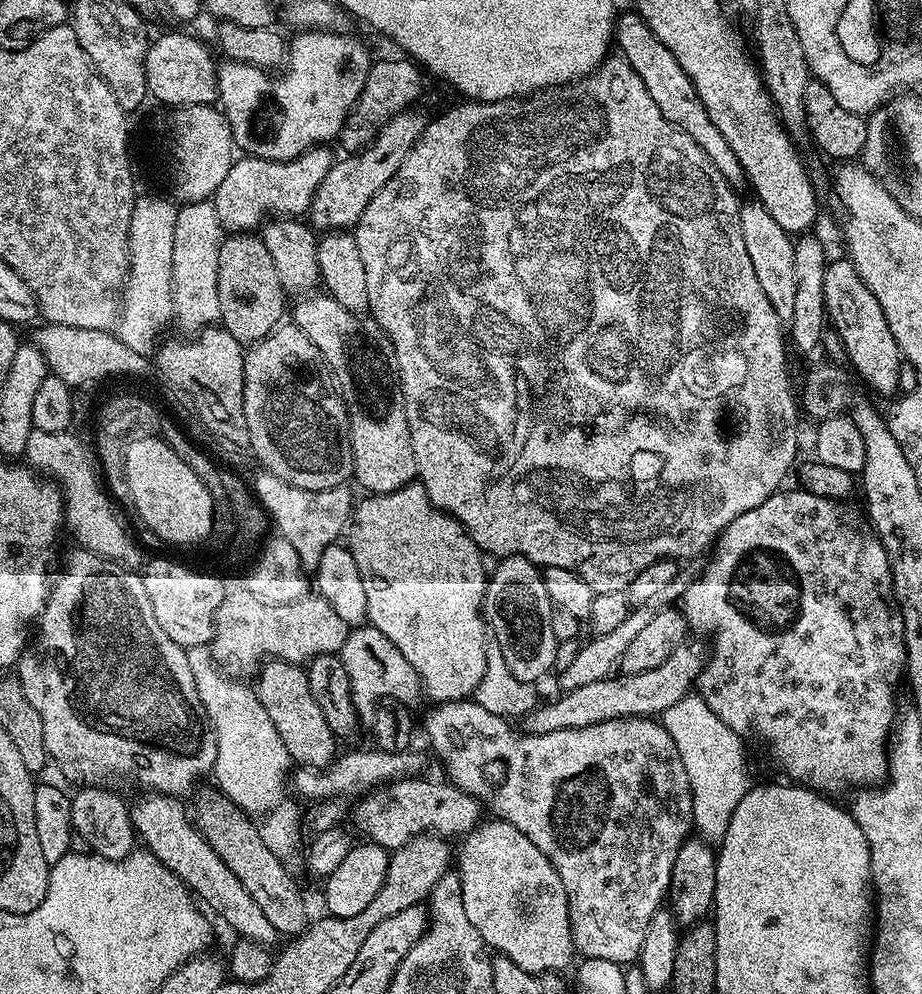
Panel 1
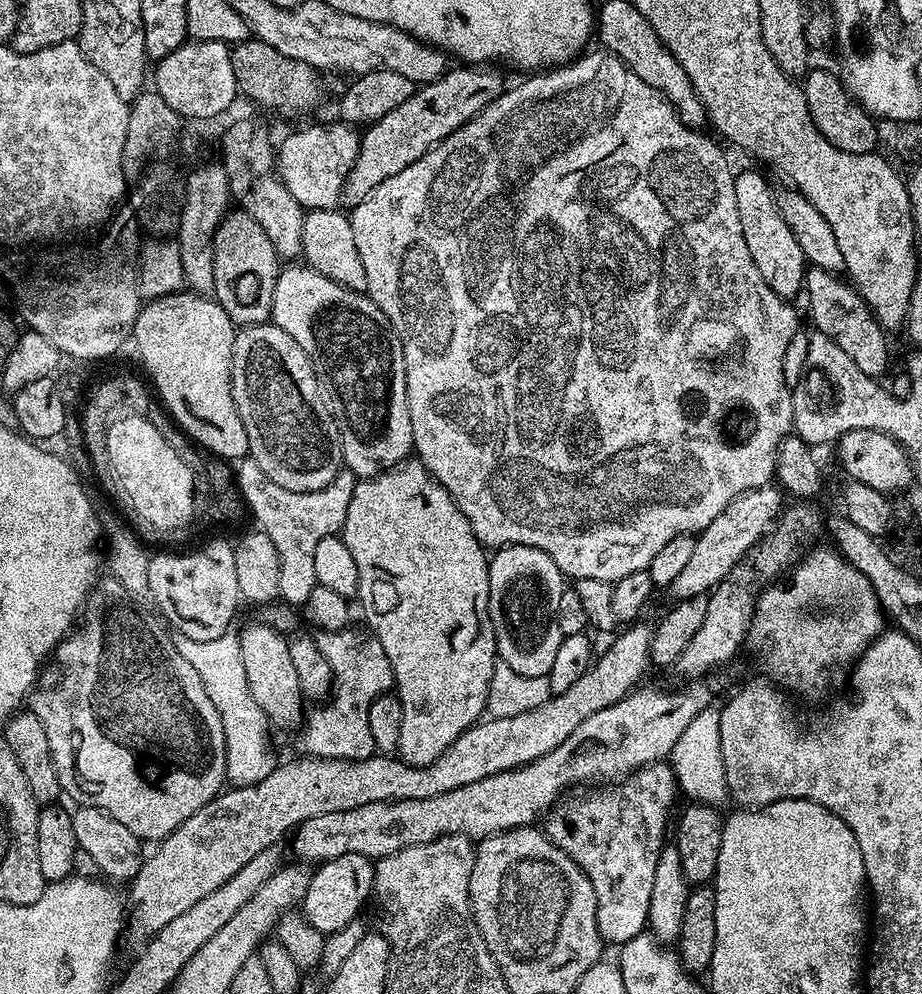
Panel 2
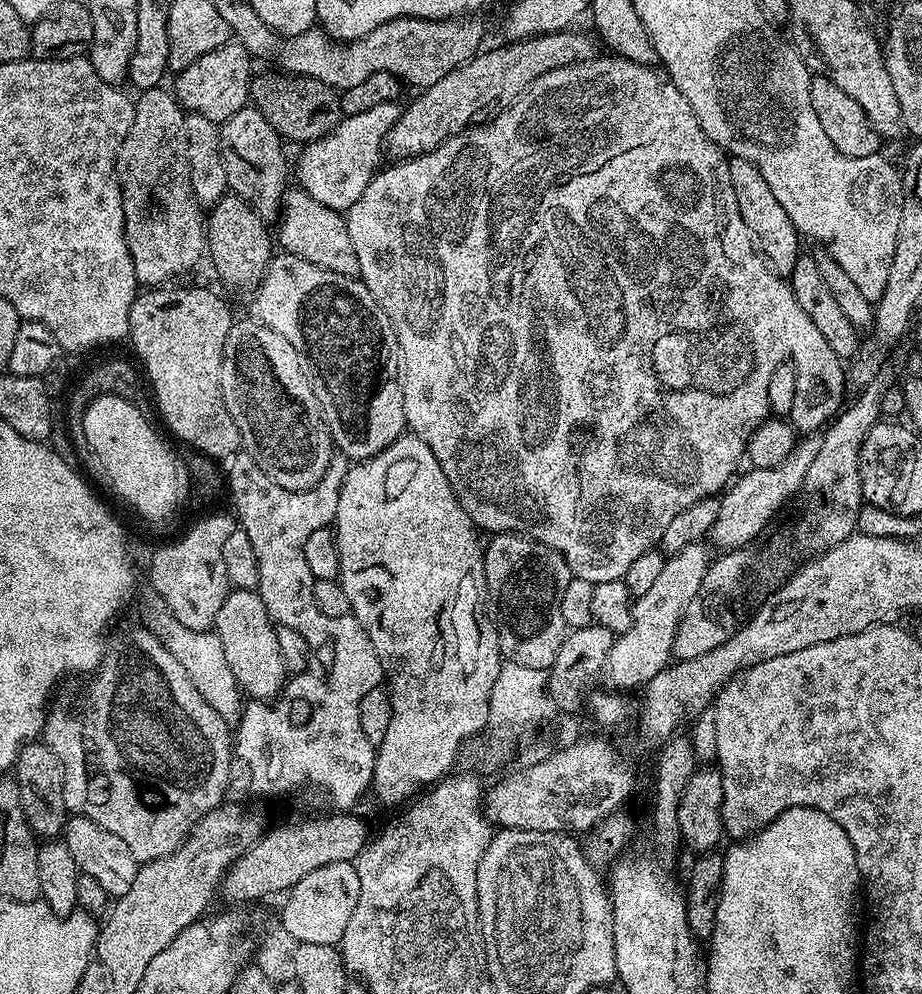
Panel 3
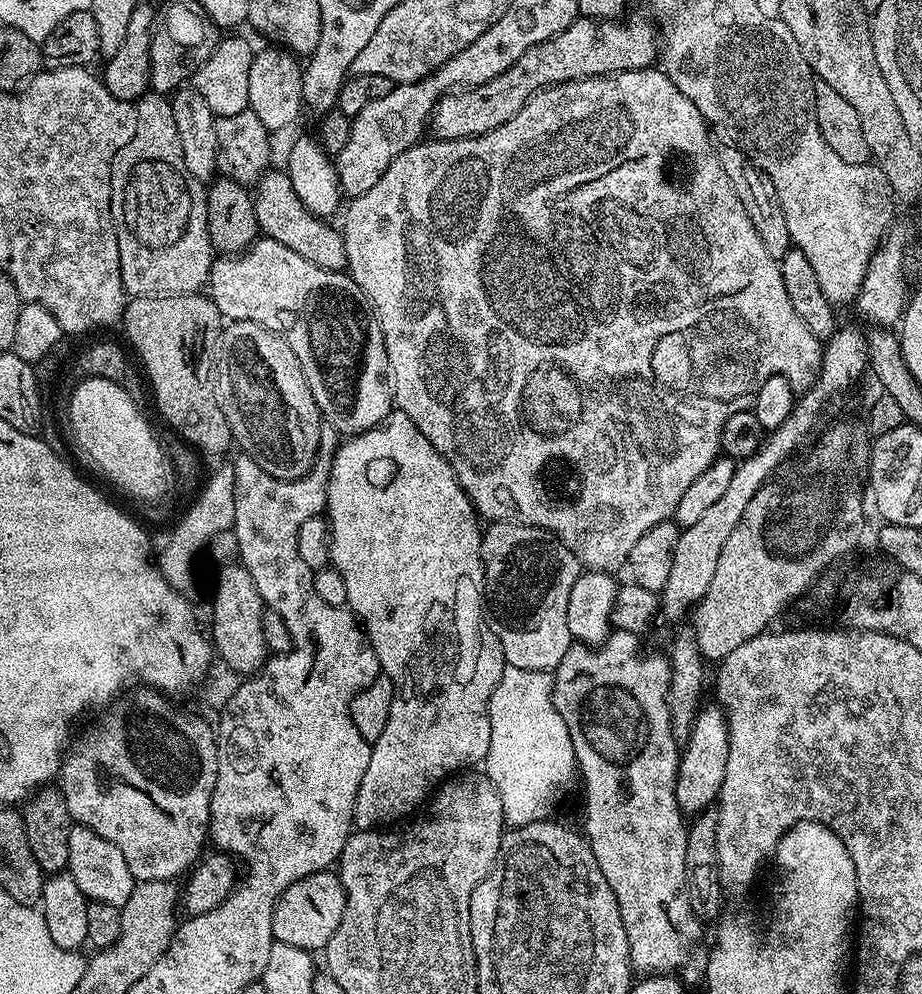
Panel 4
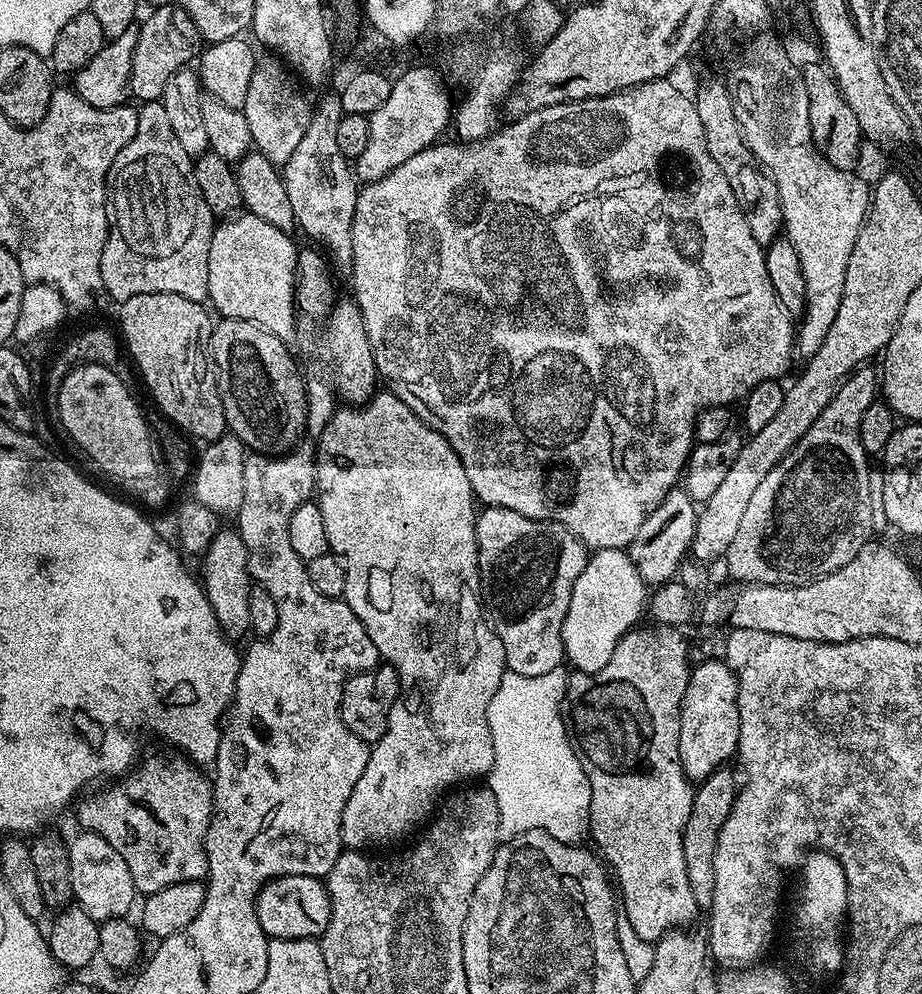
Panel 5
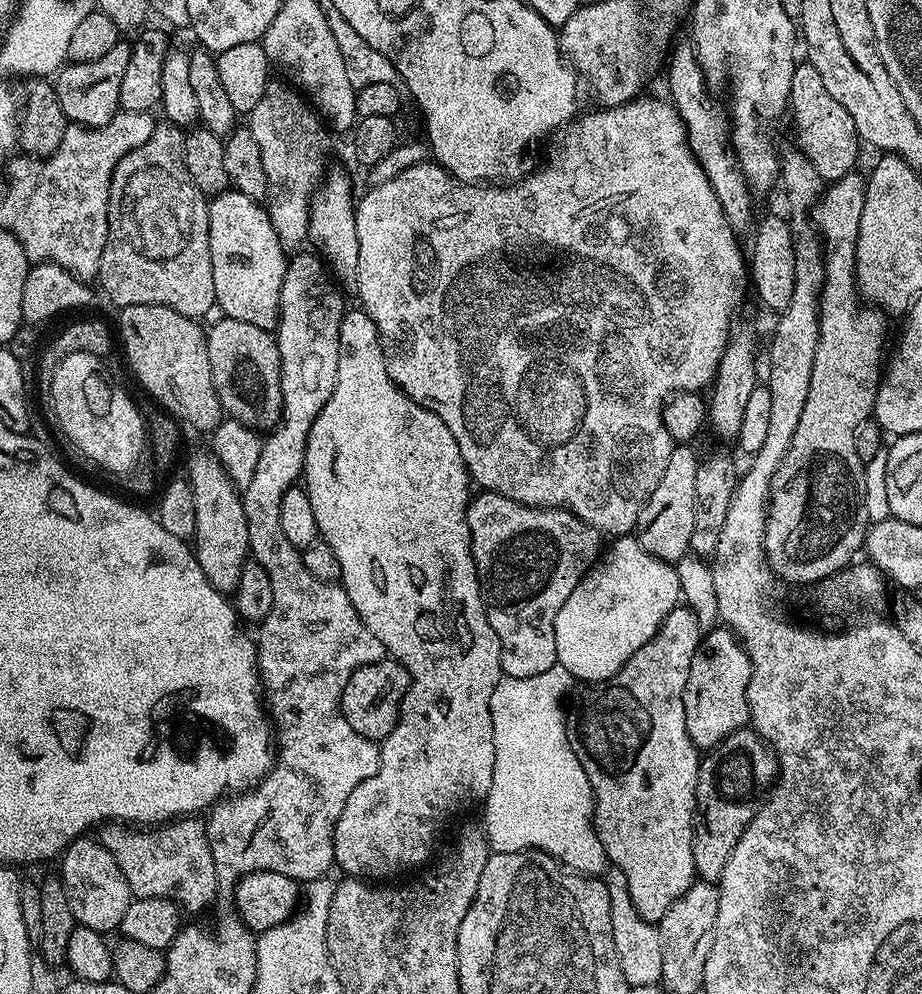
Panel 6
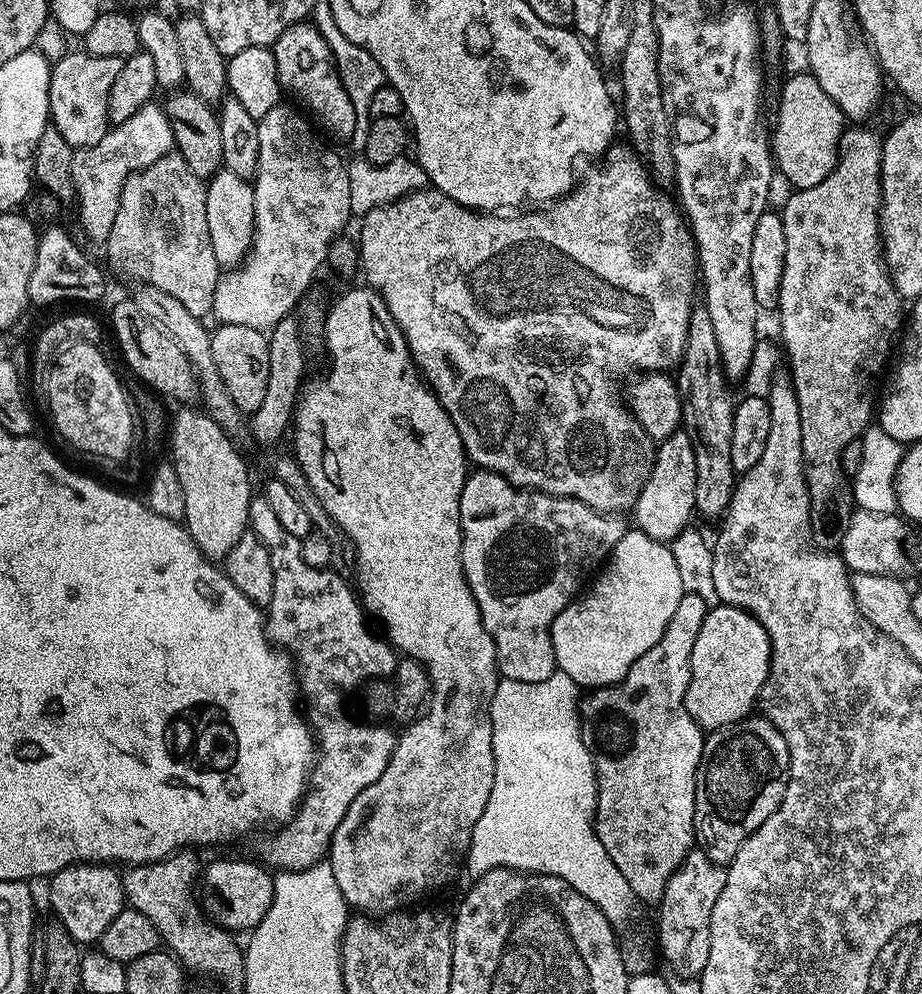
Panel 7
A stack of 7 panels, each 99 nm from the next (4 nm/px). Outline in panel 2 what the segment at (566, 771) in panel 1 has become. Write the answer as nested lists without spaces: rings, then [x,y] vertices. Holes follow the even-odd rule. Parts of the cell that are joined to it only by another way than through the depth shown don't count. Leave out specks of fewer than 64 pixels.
[[[657,762],[645,765],[619,782],[597,788],[600,788],[597,792],[592,792],[573,804],[561,803],[555,810],[549,811],[543,821],[542,831],[552,839],[554,846],[561,848],[584,871],[586,878],[590,878],[590,886],[594,886],[600,938],[609,945],[619,946],[630,938],[641,935],[647,925],[654,870],[657,869],[660,851],[666,845],[664,831],[667,828],[669,831],[670,828],[672,803],[678,797],[678,785],[671,763]]]

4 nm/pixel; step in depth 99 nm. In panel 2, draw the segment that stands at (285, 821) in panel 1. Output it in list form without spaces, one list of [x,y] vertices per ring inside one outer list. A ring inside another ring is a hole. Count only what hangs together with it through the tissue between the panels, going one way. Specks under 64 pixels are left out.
[[[176,634],[172,636],[172,641],[178,654],[182,654],[182,658],[186,658],[194,670],[198,670],[198,678],[202,678],[202,686],[206,686],[206,694],[210,694],[210,702],[214,702],[218,718],[222,718],[227,779],[233,785],[243,786],[256,784],[269,776],[274,767],[272,748],[268,745],[270,721],[262,706],[254,702],[254,694],[250,694],[250,682],[246,682],[246,666],[242,666],[239,635],[225,634],[210,638],[210,642],[194,642]]]

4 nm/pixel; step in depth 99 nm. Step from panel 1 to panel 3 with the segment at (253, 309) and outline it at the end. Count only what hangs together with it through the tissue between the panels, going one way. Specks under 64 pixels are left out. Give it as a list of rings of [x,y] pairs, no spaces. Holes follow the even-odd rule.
[[[226,194],[218,203],[211,205],[206,216],[206,252],[209,257],[212,255],[212,268],[220,275],[220,280],[226,287],[252,290],[264,277],[274,255],[274,236],[273,233],[272,236],[268,233],[268,228],[269,225],[253,210],[250,202],[238,195]]]

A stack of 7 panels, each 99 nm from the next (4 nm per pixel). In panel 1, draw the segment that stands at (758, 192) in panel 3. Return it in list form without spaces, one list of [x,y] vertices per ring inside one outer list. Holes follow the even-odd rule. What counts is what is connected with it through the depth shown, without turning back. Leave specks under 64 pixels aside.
[[[752,198],[750,202],[740,205],[740,225],[742,226],[742,242],[746,242],[746,254],[750,254],[750,262],[754,266],[754,274],[758,277],[762,290],[766,290],[766,298],[770,298],[770,306],[778,314],[782,322],[791,321],[794,314],[794,301],[798,298],[798,274],[794,271],[794,240],[774,218],[766,211],[759,200]]]

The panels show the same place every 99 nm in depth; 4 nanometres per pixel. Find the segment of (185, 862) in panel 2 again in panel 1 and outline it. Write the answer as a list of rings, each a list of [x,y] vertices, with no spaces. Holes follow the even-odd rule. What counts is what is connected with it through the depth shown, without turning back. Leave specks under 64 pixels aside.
[[[416,750],[407,752],[348,752],[337,755],[336,759],[327,768],[319,770],[315,768],[297,767],[294,772],[294,792],[297,797],[305,796],[311,802],[332,799],[335,796],[352,798],[355,792],[365,793],[367,790],[376,790],[381,786],[387,786],[396,780],[412,778],[423,766],[424,760],[416,753]]]

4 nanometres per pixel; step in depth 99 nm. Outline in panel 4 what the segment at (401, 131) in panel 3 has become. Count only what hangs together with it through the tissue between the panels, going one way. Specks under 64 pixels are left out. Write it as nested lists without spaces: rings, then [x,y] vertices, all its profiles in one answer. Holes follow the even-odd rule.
[[[647,15],[630,16],[623,22],[577,18],[554,38],[526,50],[526,54],[522,54],[510,70],[498,74],[498,78],[476,88],[453,90],[441,96],[432,112],[431,135],[438,140],[481,136],[502,126],[502,122],[510,122],[530,97],[553,84],[653,67],[658,60],[657,25]]]

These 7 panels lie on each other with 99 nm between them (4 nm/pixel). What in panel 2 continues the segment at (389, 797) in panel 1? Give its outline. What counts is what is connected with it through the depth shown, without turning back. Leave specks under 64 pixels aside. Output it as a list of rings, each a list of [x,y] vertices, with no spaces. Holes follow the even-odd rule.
[[[701,678],[681,683],[681,688],[637,687],[618,702],[598,710],[598,714],[590,714],[590,718],[577,726],[562,746],[550,750],[550,754],[520,768],[478,778],[478,782],[458,786],[458,790],[434,798],[383,800],[354,806],[354,810],[318,814],[318,818],[310,818],[295,829],[290,840],[291,851],[296,851],[295,859],[300,862],[323,862],[342,854],[379,858],[439,836],[467,836],[476,842],[511,828],[535,825],[571,784],[584,784],[587,780],[619,782],[647,764],[671,757],[674,742],[678,742],[682,730],[690,726],[694,714],[713,703],[708,682]]]

